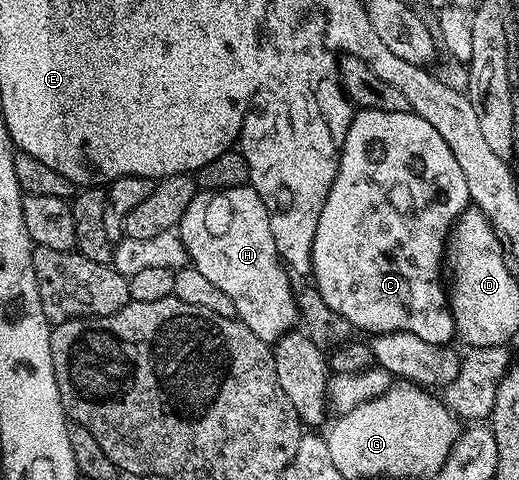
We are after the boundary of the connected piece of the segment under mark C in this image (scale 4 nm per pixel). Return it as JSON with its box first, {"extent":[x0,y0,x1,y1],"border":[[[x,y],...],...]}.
{"extent":[312,108,470,345],"border":[[[364,108],[364,109],[361,109],[361,110],[358,110],[358,111],[355,111],[355,114],[354,114],[354,117],[353,117],[353,118],[352,118],[352,122],[351,122],[351,123],[350,123],[350,125],[349,125],[349,126],[348,126],[348,134],[347,134],[347,135],[346,135],[346,137],[345,137],[345,138],[344,138],[344,146],[343,146],[343,147],[342,147],[342,153],[341,153],[341,154],[340,154],[340,166],[339,166],[339,167],[338,167],[338,173],[337,173],[337,174],[336,174],[336,178],[335,178],[335,179],[334,179],[334,181],[333,181],[333,182],[332,182],[332,190],[328,190],[328,198],[327,198],[327,199],[326,199],[326,201],[325,201],[325,202],[324,202],[324,210],[320,210],[320,222],[316,222],[316,242],[312,242],[312,284],[313,284],[313,287],[315,287],[315,288],[317,288],[317,290],[318,290],[318,291],[319,291],[319,292],[320,292],[320,297],[321,297],[321,298],[324,298],[324,302],[326,302],[326,303],[327,303],[327,304],[328,304],[328,306],[330,306],[330,307],[331,307],[331,308],[332,308],[332,310],[336,310],[336,313],[337,313],[337,314],[340,314],[340,317],[342,317],[342,318],[344,318],[344,319],[346,319],[346,320],[347,320],[347,322],[348,322],[348,323],[349,323],[349,324],[350,324],[350,325],[351,325],[351,327],[352,327],[352,328],[353,328],[353,329],[354,329],[354,330],[360,330],[360,328],[363,328],[363,330],[364,330],[364,331],[366,331],[366,332],[370,332],[370,333],[369,333],[369,334],[377,334],[377,333],[382,333],[382,332],[396,332],[396,331],[407,331],[407,332],[409,332],[409,333],[410,333],[410,334],[416,334],[416,336],[417,336],[417,337],[419,337],[419,338],[424,338],[424,341],[426,341],[426,342],[432,342],[432,343],[438,343],[438,344],[447,344],[447,345],[449,345],[449,344],[450,344],[450,343],[451,343],[451,341],[453,341],[453,340],[454,340],[454,339],[455,339],[455,336],[456,336],[456,333],[455,333],[455,331],[454,331],[454,318],[453,318],[453,310],[452,310],[452,308],[451,308],[451,297],[450,297],[450,296],[449,296],[449,295],[448,295],[448,288],[447,288],[447,285],[446,285],[446,284],[445,284],[445,283],[444,283],[444,285],[442,285],[442,259],[444,259],[444,261],[445,261],[445,260],[446,260],[446,259],[447,259],[447,256],[448,256],[448,241],[449,241],[449,238],[450,238],[450,235],[451,235],[451,229],[452,229],[452,228],[454,228],[454,226],[455,226],[455,221],[456,221],[456,220],[458,220],[458,218],[459,218],[459,217],[460,217],[460,216],[462,216],[462,214],[463,214],[463,213],[464,213],[464,212],[465,212],[465,211],[466,211],[466,209],[467,209],[467,207],[468,207],[468,205],[469,205],[469,204],[470,204],[470,195],[469,195],[469,194],[468,194],[468,182],[464,182],[464,174],[463,174],[463,172],[461,172],[461,170],[460,170],[460,165],[458,165],[458,163],[457,163],[457,162],[456,162],[456,157],[454,157],[454,156],[453,156],[453,155],[452,155],[452,150],[451,150],[451,149],[450,149],[450,147],[449,147],[449,146],[448,146],[448,142],[444,142],[444,138],[440,138],[440,133],[438,133],[438,132],[437,132],[437,130],[435,130],[435,128],[433,128],[433,127],[432,127],[432,126],[431,126],[431,125],[430,125],[430,123],[429,123],[429,122],[424,122],[424,118],[420,118],[420,117],[419,117],[419,116],[418,116],[418,115],[417,115],[417,114],[415,114],[415,112],[412,112],[412,111],[408,111],[408,112],[385,112],[385,111],[384,111],[384,110],[376,110],[376,109],[375,109],[375,108]]]}

